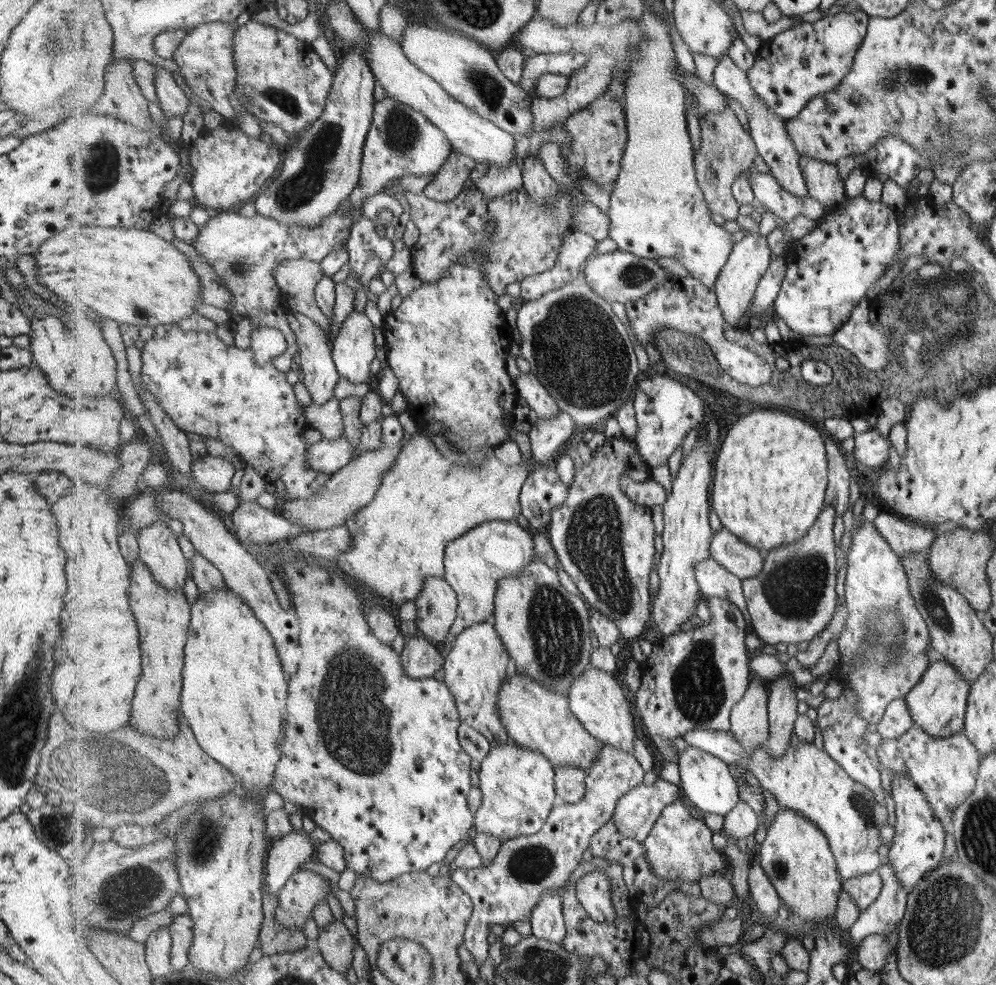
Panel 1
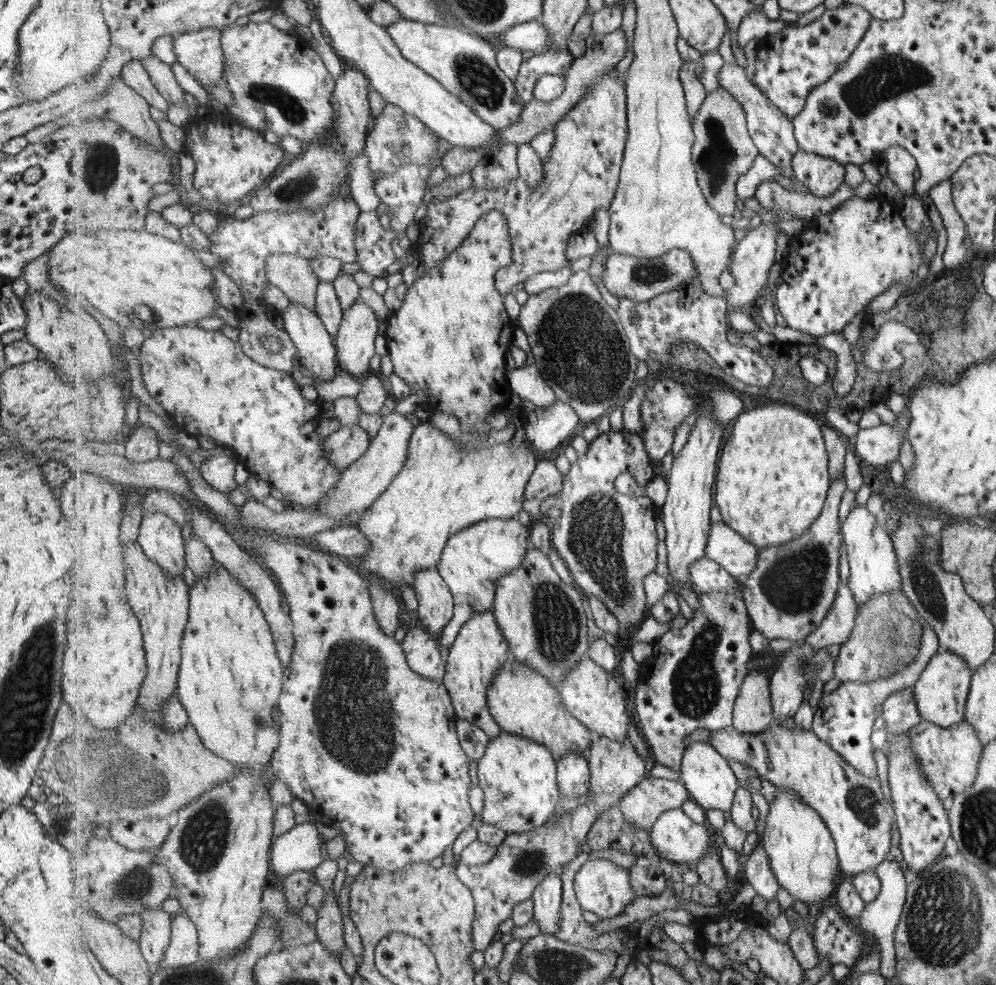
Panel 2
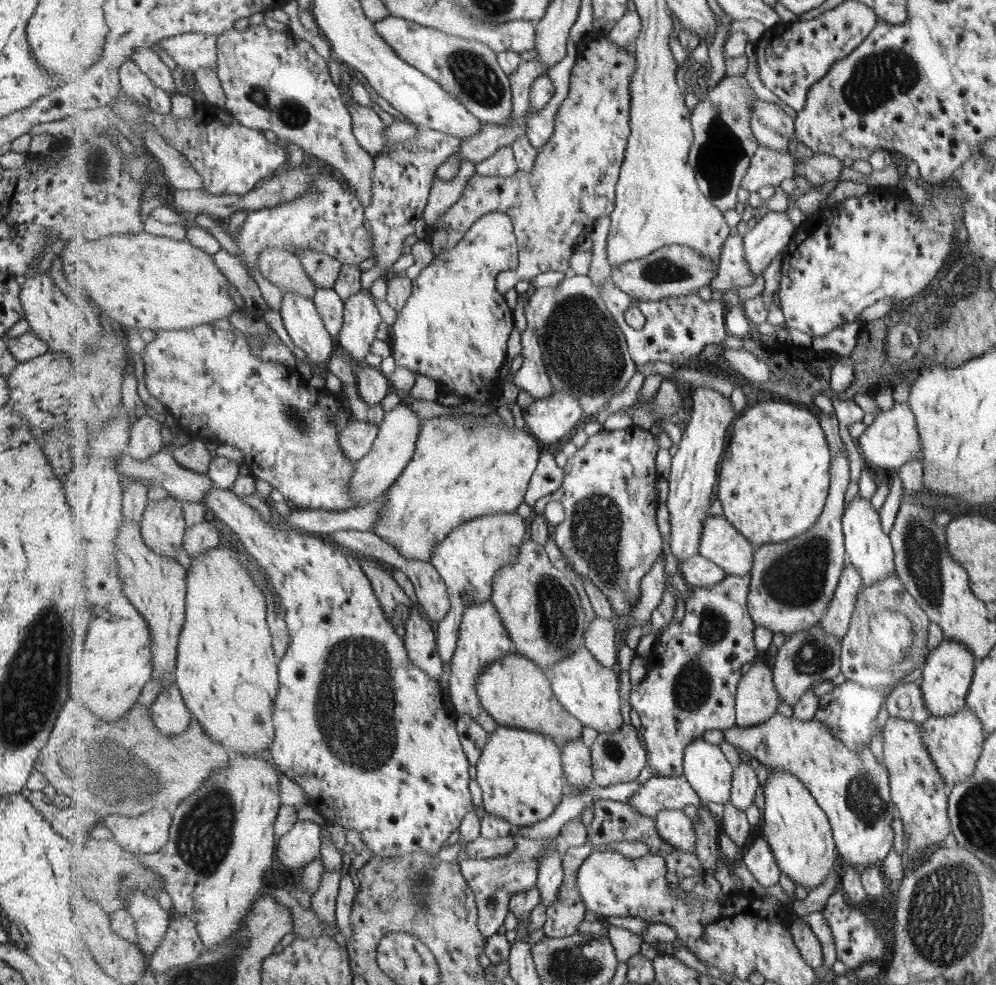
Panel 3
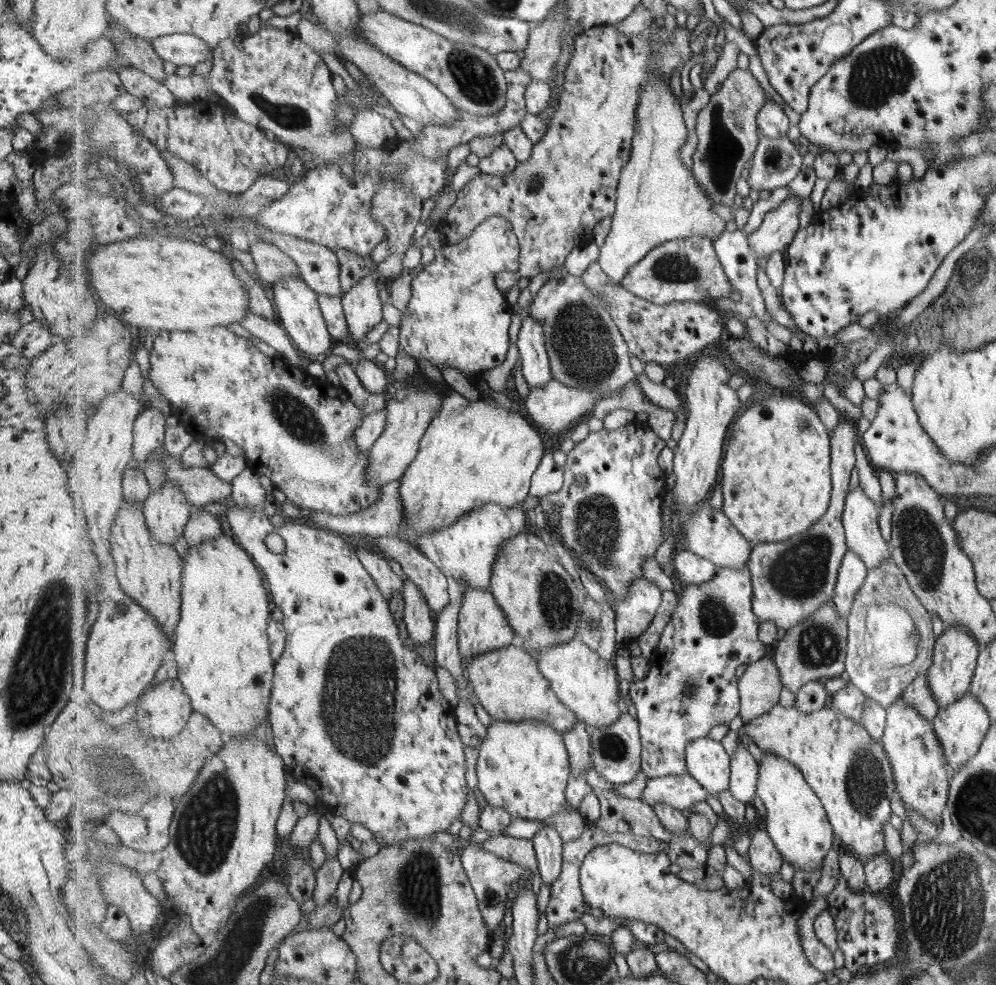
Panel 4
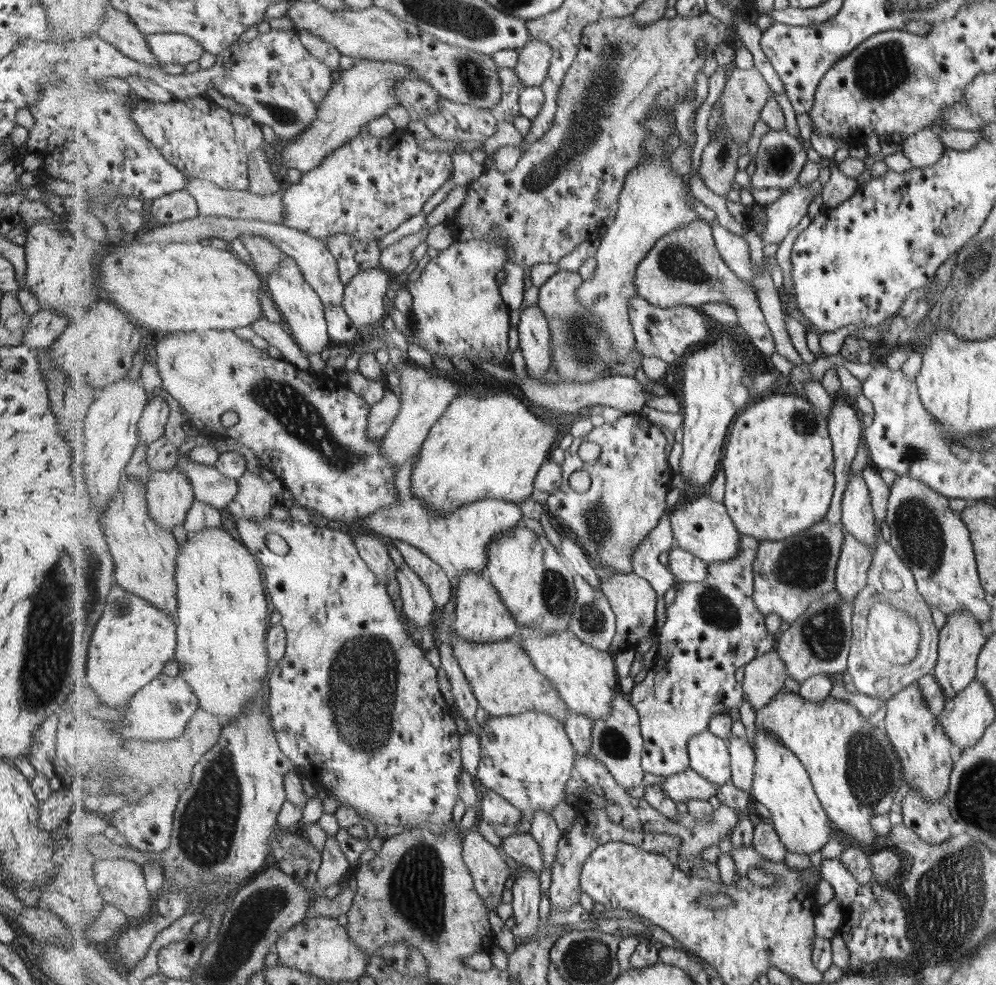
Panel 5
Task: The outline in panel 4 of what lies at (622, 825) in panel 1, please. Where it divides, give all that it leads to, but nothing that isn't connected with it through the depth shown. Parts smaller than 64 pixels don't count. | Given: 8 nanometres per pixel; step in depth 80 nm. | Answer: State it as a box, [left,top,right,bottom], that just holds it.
[640,772,710,810]

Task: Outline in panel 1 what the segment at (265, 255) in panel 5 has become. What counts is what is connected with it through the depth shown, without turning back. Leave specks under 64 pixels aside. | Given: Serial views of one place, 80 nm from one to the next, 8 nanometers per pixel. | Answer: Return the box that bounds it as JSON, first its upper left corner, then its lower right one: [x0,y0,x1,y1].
[274,258,330,331]

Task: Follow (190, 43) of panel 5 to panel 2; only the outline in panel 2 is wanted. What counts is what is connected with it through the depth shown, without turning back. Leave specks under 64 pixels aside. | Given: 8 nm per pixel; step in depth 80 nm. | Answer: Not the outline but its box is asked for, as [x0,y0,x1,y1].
[175,27,226,88]

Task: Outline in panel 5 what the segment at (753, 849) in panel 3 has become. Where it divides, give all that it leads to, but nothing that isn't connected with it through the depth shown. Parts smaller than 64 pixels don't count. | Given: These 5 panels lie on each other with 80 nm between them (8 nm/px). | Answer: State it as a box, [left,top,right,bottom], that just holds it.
[753,817,787,864]

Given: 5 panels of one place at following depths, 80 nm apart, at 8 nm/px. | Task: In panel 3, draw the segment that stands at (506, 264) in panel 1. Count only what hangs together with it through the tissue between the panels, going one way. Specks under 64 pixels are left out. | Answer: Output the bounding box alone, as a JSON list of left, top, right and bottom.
[421,31,637,294]

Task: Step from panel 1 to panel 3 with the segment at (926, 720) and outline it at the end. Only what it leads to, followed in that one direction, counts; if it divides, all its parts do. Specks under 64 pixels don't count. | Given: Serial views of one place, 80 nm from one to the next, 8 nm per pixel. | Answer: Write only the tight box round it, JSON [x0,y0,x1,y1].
[919,640,974,717]

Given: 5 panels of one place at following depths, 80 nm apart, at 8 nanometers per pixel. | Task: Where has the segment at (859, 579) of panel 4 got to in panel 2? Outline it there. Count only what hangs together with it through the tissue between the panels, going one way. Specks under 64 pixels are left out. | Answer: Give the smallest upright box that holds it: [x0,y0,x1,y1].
[806,576,858,649]

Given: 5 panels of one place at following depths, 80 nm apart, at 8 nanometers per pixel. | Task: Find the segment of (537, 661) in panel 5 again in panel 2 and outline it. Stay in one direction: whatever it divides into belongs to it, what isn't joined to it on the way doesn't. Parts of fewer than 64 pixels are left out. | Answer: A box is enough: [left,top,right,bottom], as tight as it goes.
[560,655,631,741]

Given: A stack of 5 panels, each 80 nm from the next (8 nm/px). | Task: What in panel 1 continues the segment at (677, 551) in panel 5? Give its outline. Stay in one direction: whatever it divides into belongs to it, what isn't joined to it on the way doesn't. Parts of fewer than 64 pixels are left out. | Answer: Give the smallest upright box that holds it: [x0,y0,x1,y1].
[696,557,748,615]

